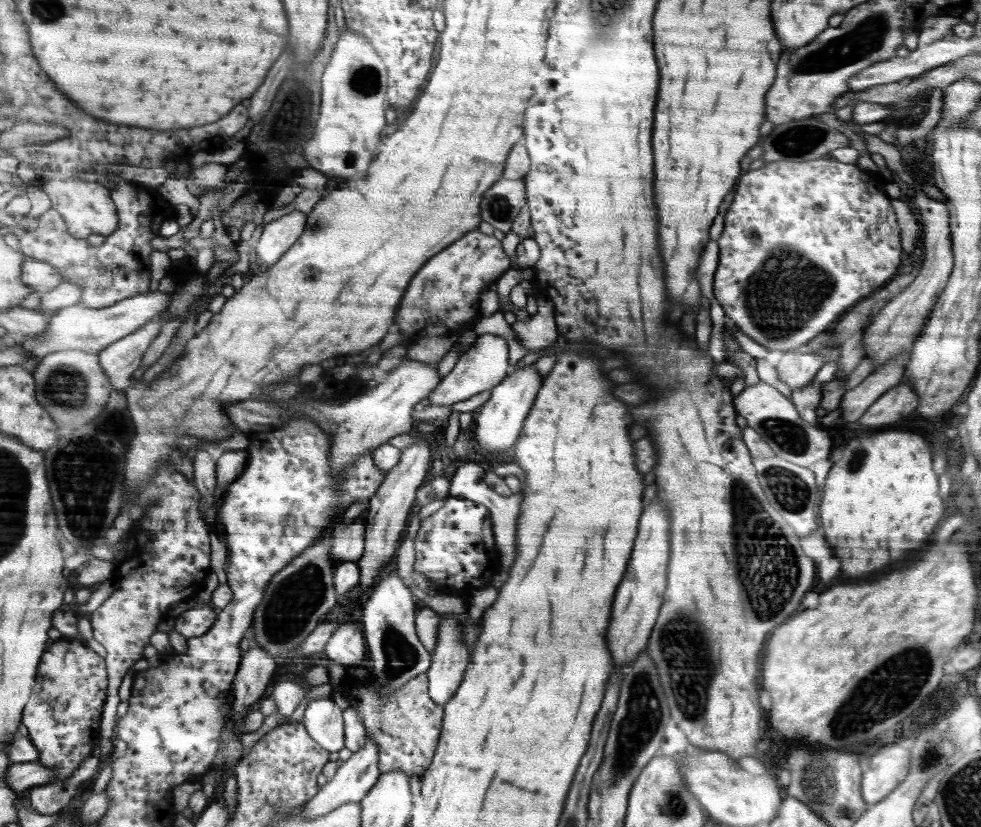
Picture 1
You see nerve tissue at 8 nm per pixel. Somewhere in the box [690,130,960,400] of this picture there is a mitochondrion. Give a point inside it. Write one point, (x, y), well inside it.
(787, 290)

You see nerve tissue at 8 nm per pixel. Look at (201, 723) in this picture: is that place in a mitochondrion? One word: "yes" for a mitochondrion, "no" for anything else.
yes

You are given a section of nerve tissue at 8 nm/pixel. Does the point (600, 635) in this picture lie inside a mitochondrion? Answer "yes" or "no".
no

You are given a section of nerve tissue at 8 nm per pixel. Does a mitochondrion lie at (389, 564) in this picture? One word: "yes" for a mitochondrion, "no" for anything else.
no

